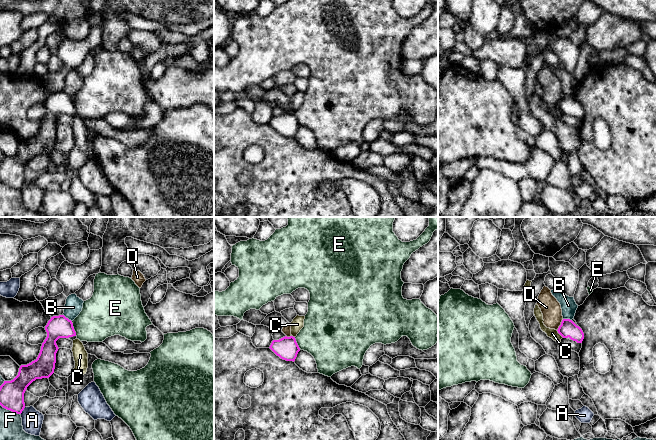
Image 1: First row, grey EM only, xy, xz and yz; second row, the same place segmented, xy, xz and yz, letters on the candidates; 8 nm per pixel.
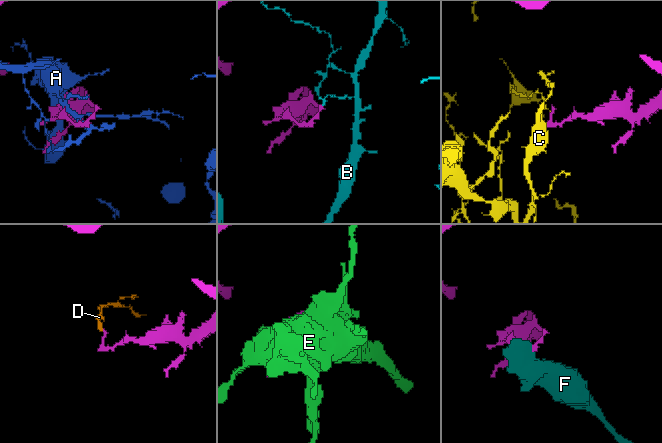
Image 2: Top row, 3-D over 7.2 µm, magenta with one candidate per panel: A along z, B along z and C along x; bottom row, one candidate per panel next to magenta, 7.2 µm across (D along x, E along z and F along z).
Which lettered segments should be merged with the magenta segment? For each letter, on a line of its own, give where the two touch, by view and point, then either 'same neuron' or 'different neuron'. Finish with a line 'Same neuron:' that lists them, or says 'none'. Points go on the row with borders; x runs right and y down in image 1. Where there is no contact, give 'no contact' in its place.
A: xy (22, 410) | different neuron
B: xy (67, 318) | different neuron
C: yz (560, 334) | different neuron
D: yz (560, 325) | different neuron
E: xy (73, 328) | different neuron
F: xy (10, 410) | different neuron
Same neuron: none

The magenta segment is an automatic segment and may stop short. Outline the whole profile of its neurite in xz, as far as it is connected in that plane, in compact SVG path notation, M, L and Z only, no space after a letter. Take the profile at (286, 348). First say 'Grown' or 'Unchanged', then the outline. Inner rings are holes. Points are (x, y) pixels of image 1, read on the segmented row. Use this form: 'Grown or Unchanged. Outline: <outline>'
Unchanged. Outline: M283 337L279 340L273 340L269 347L277 356L286 361L295 361L300 348L295 337Z

